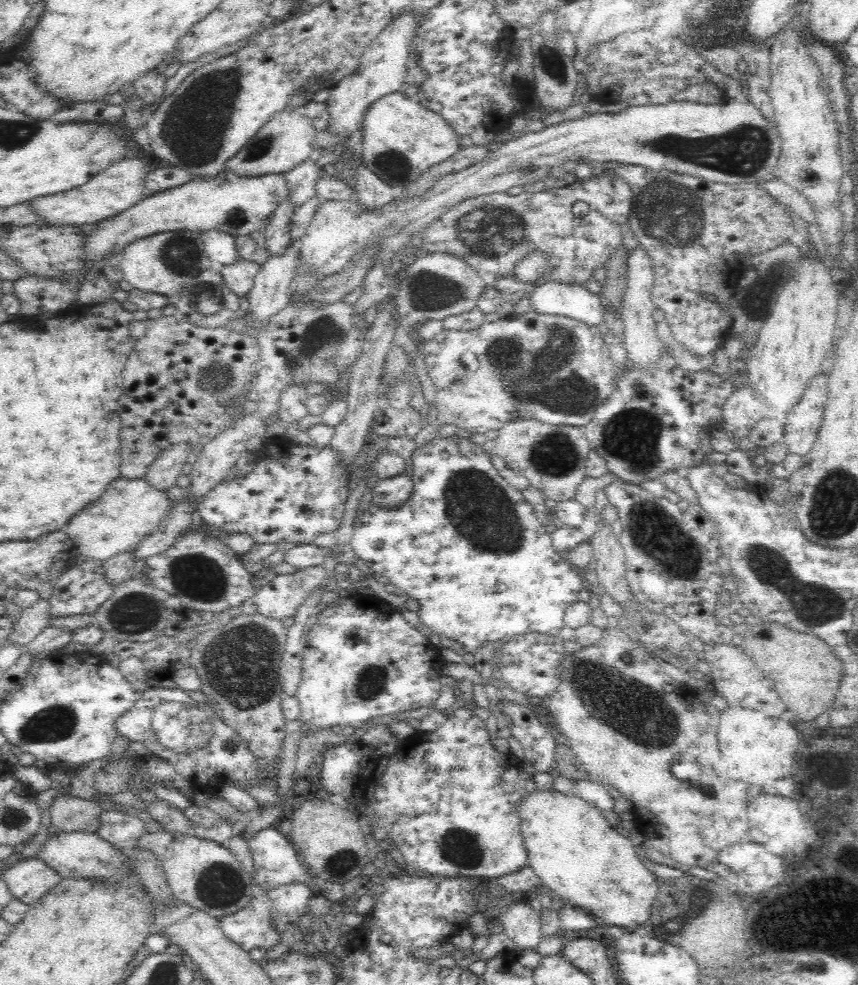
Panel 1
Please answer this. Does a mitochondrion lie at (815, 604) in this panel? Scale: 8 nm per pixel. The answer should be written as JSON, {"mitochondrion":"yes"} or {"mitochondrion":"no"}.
{"mitochondrion":"yes"}

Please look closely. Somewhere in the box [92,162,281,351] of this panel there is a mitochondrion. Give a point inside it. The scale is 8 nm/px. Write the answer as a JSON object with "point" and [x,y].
{"point":[180,254]}

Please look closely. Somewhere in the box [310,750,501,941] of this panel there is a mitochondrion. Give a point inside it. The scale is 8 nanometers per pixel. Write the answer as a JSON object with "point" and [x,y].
{"point":[461,848]}

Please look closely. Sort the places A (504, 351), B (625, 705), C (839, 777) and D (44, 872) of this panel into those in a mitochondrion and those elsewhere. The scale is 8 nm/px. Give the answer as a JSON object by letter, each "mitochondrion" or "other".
{"A":"mitochondrion","B":"mitochondrion","C":"other","D":"other"}

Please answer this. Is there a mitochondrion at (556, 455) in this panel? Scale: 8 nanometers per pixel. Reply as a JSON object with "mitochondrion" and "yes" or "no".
{"mitochondrion":"yes"}

